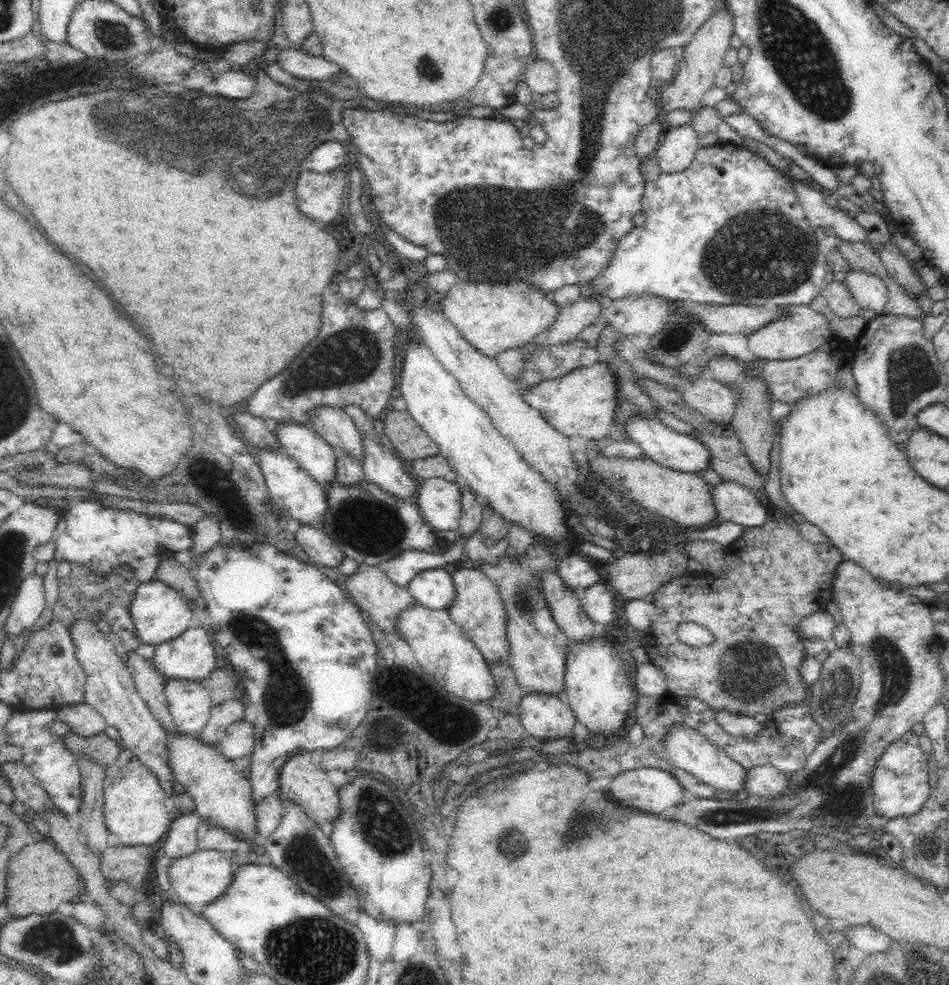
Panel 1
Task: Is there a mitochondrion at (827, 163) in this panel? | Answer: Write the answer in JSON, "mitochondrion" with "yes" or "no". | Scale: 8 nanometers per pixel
{"mitochondrion":"no"}

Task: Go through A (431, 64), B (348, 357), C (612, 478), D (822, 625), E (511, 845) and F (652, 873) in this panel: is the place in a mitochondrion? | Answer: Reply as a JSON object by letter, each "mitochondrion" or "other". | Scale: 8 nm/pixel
{"A":"mitochondrion","B":"mitochondrion","C":"mitochondrion","D":"other","E":"mitochondrion","F":"other"}

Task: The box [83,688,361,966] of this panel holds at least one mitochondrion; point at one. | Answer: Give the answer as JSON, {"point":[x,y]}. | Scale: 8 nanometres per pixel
{"point":[305,856]}

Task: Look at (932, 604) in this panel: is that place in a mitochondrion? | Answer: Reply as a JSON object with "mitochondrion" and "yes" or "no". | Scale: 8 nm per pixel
{"mitochondrion":"no"}

